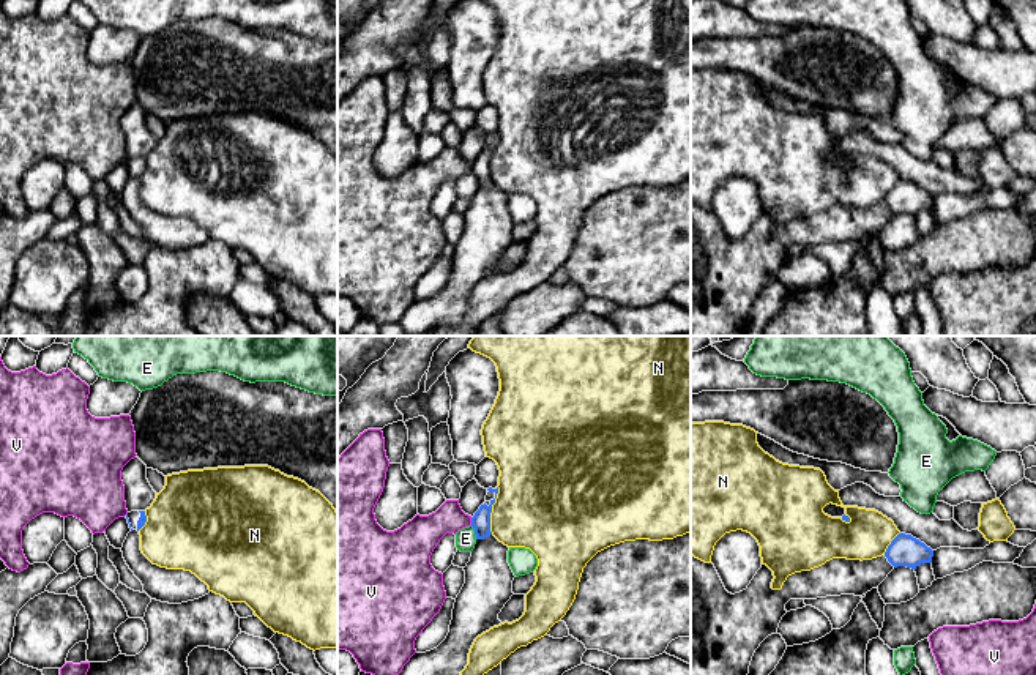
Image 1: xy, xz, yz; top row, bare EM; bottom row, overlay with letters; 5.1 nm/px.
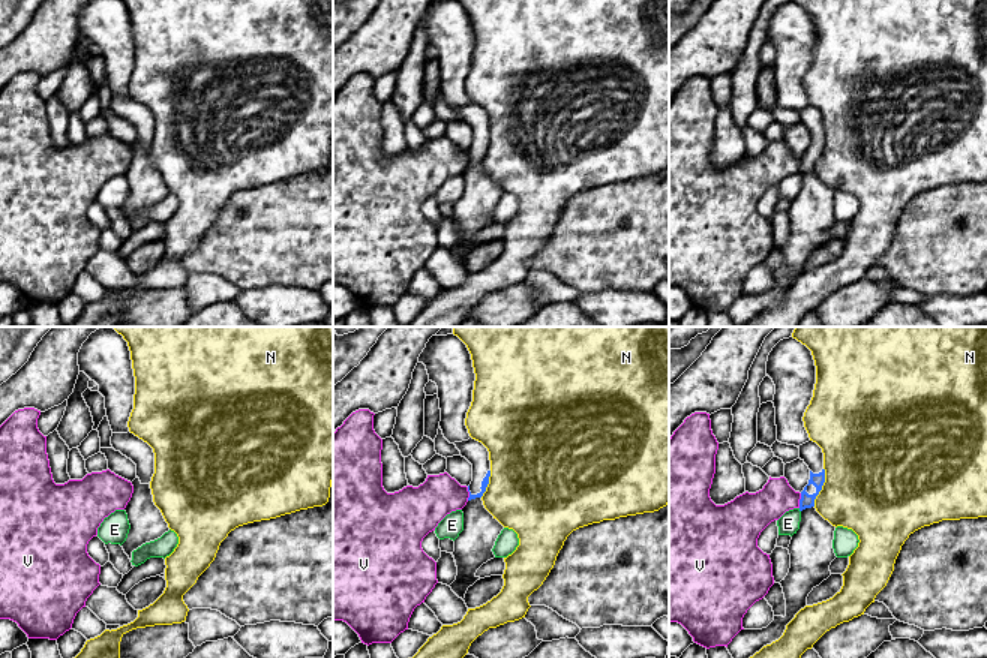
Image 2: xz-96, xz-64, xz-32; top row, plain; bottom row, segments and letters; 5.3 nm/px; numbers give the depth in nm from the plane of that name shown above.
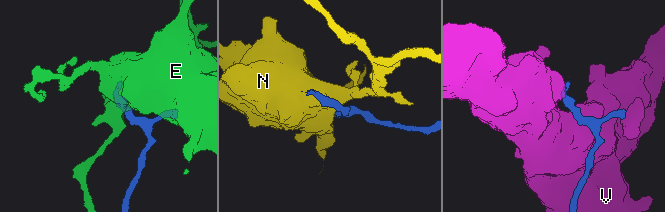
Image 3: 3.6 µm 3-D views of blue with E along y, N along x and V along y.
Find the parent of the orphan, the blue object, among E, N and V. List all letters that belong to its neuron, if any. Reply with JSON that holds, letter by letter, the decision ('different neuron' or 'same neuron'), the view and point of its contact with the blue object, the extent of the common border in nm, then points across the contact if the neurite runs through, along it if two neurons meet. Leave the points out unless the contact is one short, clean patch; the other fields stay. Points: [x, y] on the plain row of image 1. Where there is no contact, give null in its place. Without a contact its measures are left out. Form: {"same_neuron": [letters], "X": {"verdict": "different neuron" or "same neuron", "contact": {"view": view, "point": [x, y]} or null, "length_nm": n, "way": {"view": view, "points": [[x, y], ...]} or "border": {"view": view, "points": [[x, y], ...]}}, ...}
{"same_neuron": [], "E": {"verdict": "different neuron", "contact": {"view": "xz", "point": [475, 179]}, "length_nm": 80}, "N": {"verdict": "different neuron", "contact": {"view": "xz", "point": [491, 156]}, "length_nm": 260, "border": {"view": "xz", "points": [[497, 133], [491, 160], [491, 180]]}}, "V": {"verdict": "different neuron", "contact": {"view": "xz", "point": [472, 167]}, "length_nm": 40, "border": {"view": "xz", "points": [[470, 164], [472, 171]]}}}

